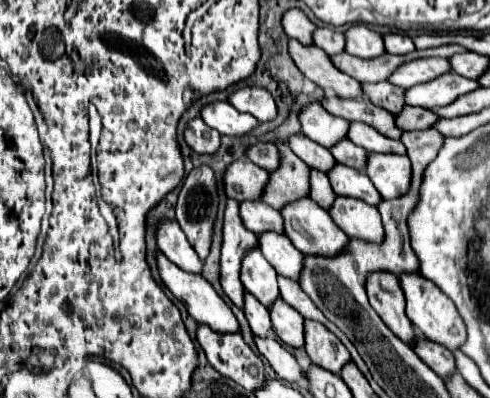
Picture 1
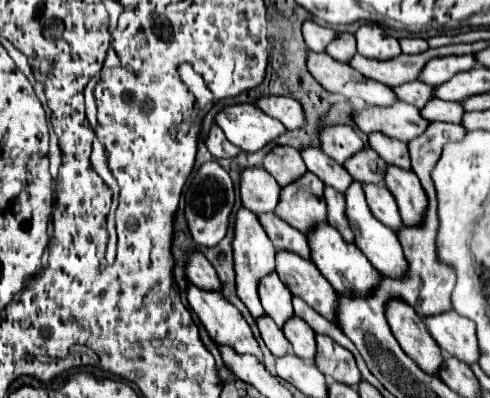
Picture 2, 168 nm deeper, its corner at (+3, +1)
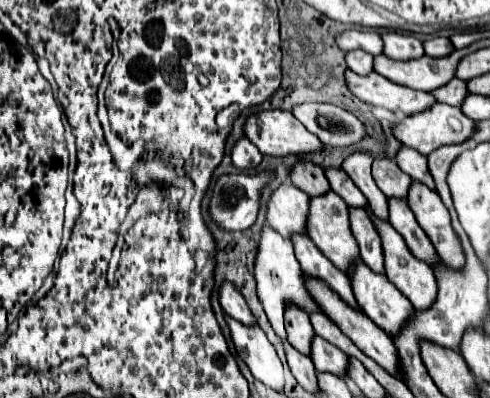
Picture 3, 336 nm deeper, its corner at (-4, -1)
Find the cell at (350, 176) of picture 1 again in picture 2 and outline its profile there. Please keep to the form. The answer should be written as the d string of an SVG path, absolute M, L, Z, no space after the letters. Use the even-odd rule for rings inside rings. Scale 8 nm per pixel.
M364 185L364 193L366 193L368 207L370 207L372 215L380 223L390 227L394 233L400 227L404 227L402 219L400 219L400 213L398 213L398 207L396 207L396 201L394 201L392 193L386 187L382 187L382 185Z

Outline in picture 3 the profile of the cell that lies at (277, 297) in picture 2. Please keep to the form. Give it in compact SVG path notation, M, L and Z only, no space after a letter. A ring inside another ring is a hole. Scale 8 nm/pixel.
M287 305L285 309L285 331L287 331L287 341L301 353L309 355L309 345L311 345L311 337L315 335L311 323L309 323L309 315L299 307L299 305Z

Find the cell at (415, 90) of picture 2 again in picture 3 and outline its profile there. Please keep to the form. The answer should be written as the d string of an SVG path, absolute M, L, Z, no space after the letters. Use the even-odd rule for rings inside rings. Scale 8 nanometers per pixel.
M451 79L447 85L443 85L443 87L435 89L435 91L431 91L431 95L433 95L439 103L447 103L447 105L451 105L451 107L459 107L469 93L467 93L465 81Z

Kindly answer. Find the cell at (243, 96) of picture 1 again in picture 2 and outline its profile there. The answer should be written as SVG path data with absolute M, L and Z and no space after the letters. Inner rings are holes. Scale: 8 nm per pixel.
M262 97L256 101L256 107L272 115L274 119L280 119L290 131L300 129L306 125L306 113L302 105L292 97Z

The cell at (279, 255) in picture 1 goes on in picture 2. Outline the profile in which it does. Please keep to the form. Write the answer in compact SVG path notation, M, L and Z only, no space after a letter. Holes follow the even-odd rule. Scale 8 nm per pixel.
M276 251L276 273L292 295L304 299L328 321L338 323L338 295L312 261L306 261L290 251Z

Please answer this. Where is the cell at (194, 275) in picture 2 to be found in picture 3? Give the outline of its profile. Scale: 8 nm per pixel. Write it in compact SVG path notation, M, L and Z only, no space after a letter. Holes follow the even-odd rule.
M225 281L225 283L219 287L219 303L221 303L223 311L225 311L229 317L233 317L233 319L237 319L237 321L241 321L241 323L245 323L245 325L253 325L253 323L255 323L255 317L251 315L249 307L247 307L247 303L245 303L245 299L243 299L243 295L241 295L239 289L235 289L235 285L231 285L229 281Z

